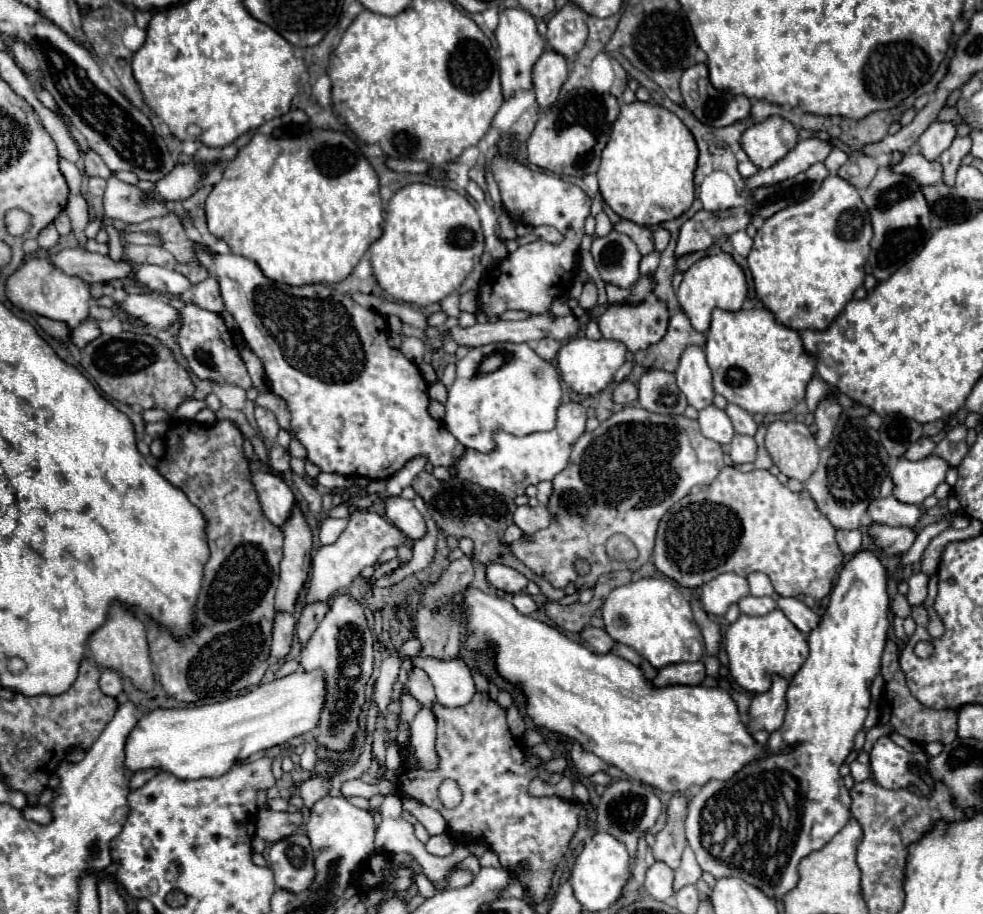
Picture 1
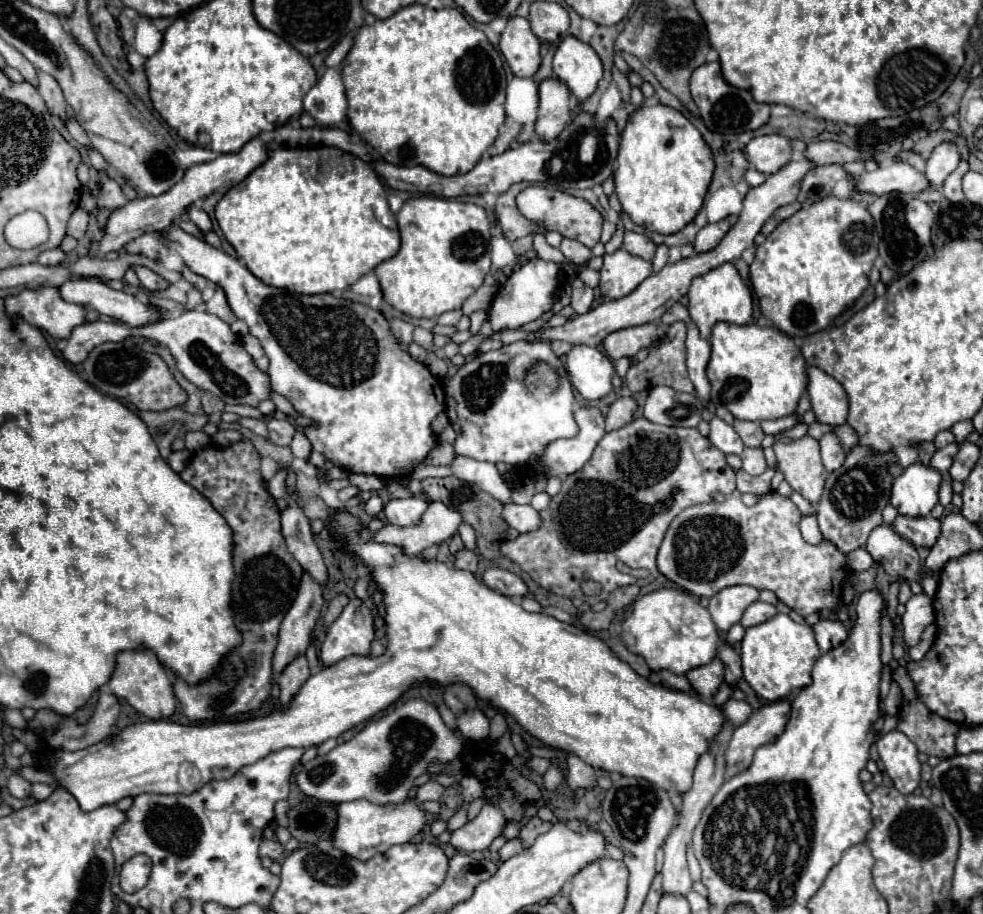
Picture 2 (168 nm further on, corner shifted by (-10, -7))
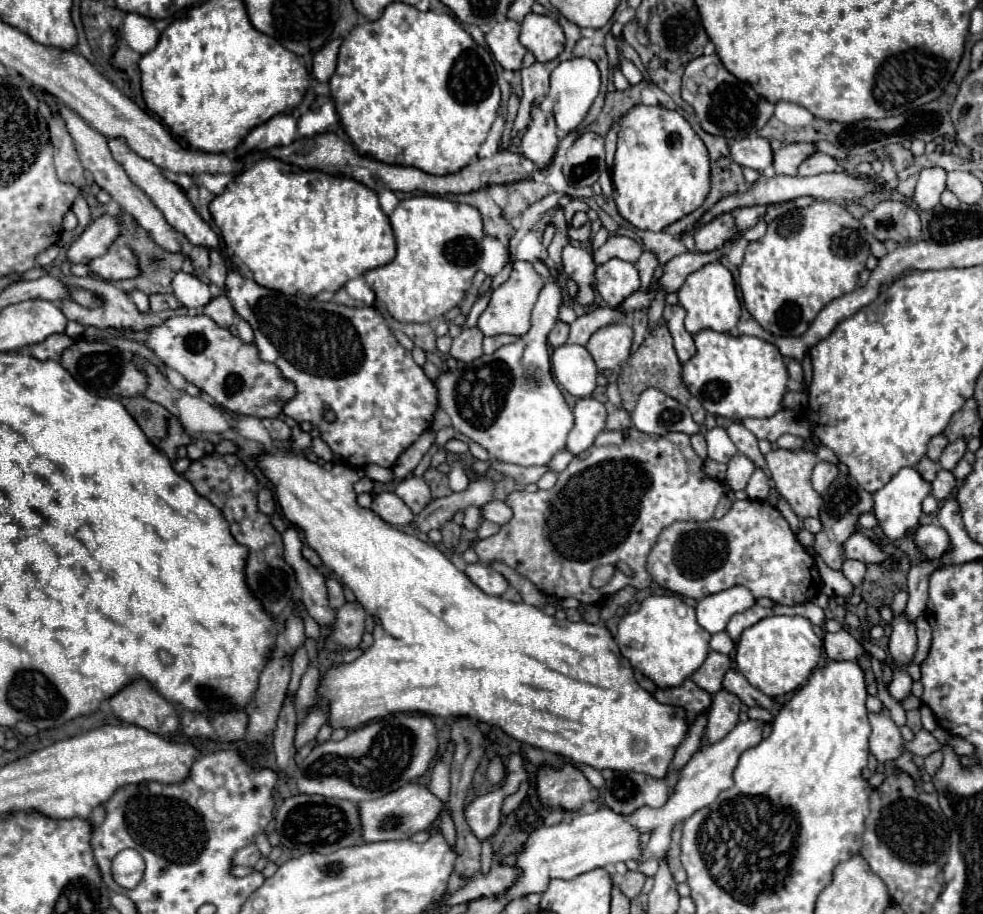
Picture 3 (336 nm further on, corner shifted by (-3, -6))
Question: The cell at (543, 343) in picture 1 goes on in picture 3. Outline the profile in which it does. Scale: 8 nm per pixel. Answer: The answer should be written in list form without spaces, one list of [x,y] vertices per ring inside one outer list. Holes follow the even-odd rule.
[[[557,321],[553,331],[549,333],[547,341],[549,341],[551,347],[559,347],[559,345],[563,345],[567,341],[567,337],[569,337],[569,325],[563,323],[563,321]]]

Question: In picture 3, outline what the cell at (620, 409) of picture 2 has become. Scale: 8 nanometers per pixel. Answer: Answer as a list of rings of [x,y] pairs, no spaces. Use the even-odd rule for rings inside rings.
[[[613,409],[607,417],[609,431],[627,431],[631,427],[631,417],[625,409]]]

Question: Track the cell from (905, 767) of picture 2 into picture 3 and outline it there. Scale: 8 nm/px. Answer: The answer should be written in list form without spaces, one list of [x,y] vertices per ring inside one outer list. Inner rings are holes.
[[[883,707],[879,713],[869,713],[869,723],[873,729],[869,737],[869,747],[875,759],[879,763],[897,759],[903,751],[903,737],[899,733],[899,727],[893,723],[889,711]]]

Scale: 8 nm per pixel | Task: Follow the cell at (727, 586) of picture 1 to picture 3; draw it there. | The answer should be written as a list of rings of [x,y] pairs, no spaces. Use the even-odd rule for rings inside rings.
[[[743,585],[709,595],[697,603],[697,621],[709,633],[719,633],[725,629],[727,621],[735,613],[743,613],[755,605],[755,597]]]

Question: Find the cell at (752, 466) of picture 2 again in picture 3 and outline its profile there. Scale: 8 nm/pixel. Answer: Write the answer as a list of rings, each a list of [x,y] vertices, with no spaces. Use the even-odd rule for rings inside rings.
[[[737,453],[733,457],[733,461],[727,463],[727,475],[725,475],[725,485],[731,489],[731,491],[741,491],[747,487],[747,481],[749,477],[753,475],[755,471],[755,465],[751,459],[747,459],[745,455]]]

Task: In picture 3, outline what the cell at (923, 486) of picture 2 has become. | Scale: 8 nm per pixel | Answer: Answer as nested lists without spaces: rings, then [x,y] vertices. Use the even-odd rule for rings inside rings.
[[[903,467],[893,481],[889,481],[883,489],[873,493],[873,515],[879,521],[879,527],[889,539],[901,539],[905,533],[913,531],[921,517],[921,503],[931,493],[931,483],[927,483],[915,469]]]

